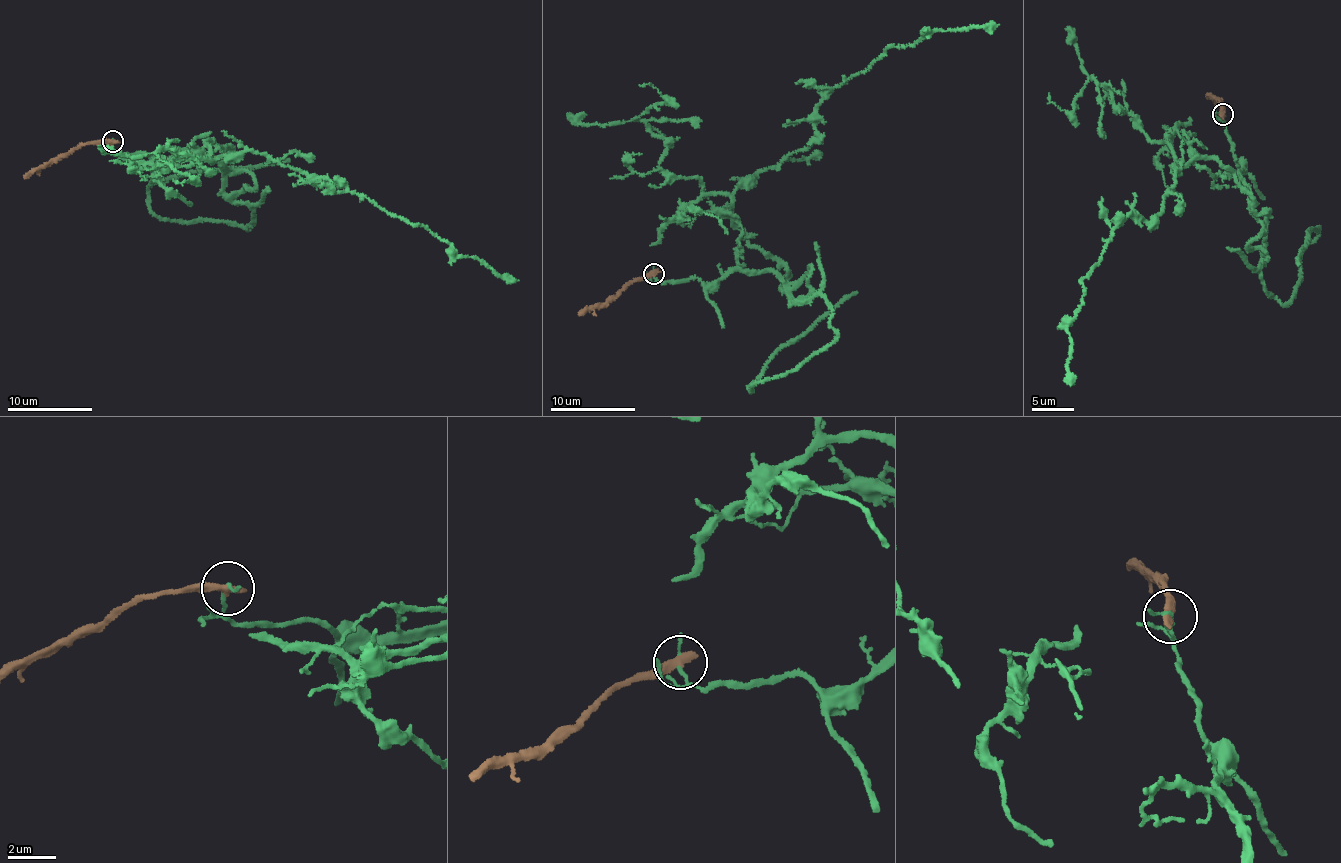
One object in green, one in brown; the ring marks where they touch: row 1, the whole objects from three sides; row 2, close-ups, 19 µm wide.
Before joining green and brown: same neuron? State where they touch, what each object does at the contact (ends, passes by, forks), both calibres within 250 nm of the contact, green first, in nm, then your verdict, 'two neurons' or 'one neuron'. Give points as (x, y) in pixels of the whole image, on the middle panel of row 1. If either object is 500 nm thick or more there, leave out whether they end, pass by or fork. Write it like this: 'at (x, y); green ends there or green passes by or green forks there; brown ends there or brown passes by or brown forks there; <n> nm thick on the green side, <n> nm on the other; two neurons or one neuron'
at (653, 273); green ends there; brown ends there; 170 nm thick on the green side, 400 nm on the other; two neurons

